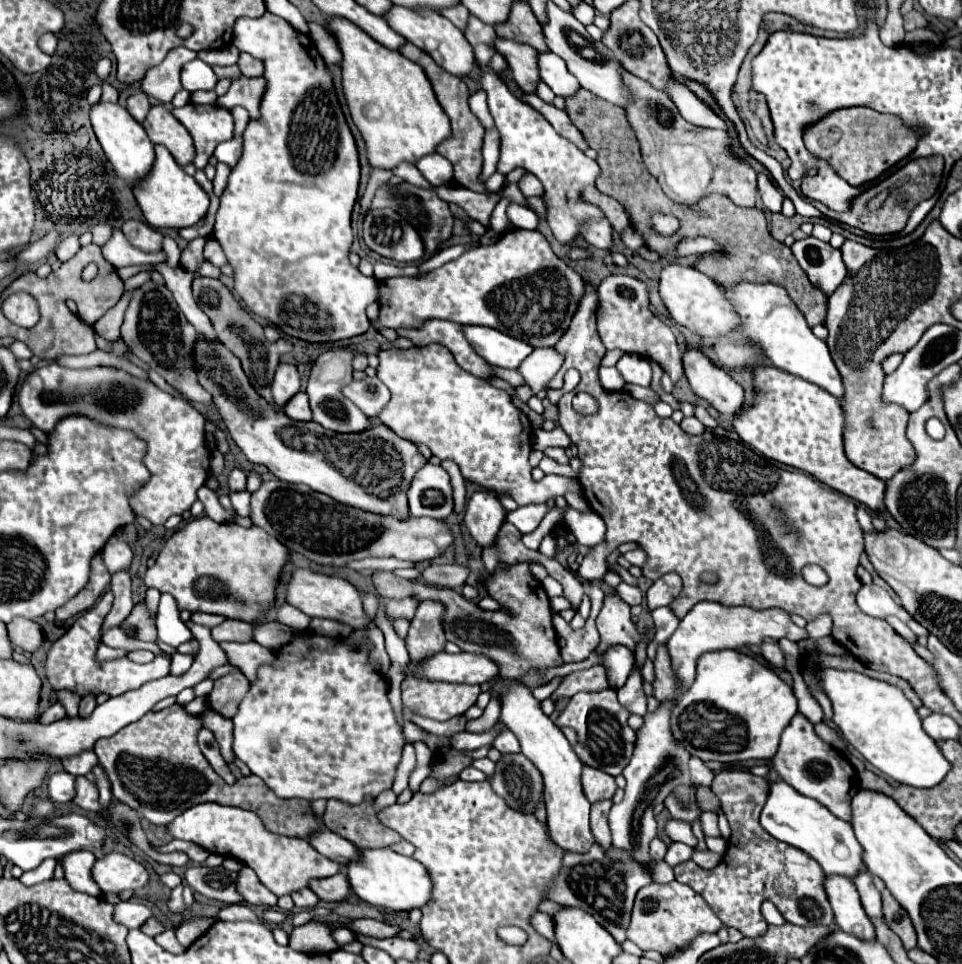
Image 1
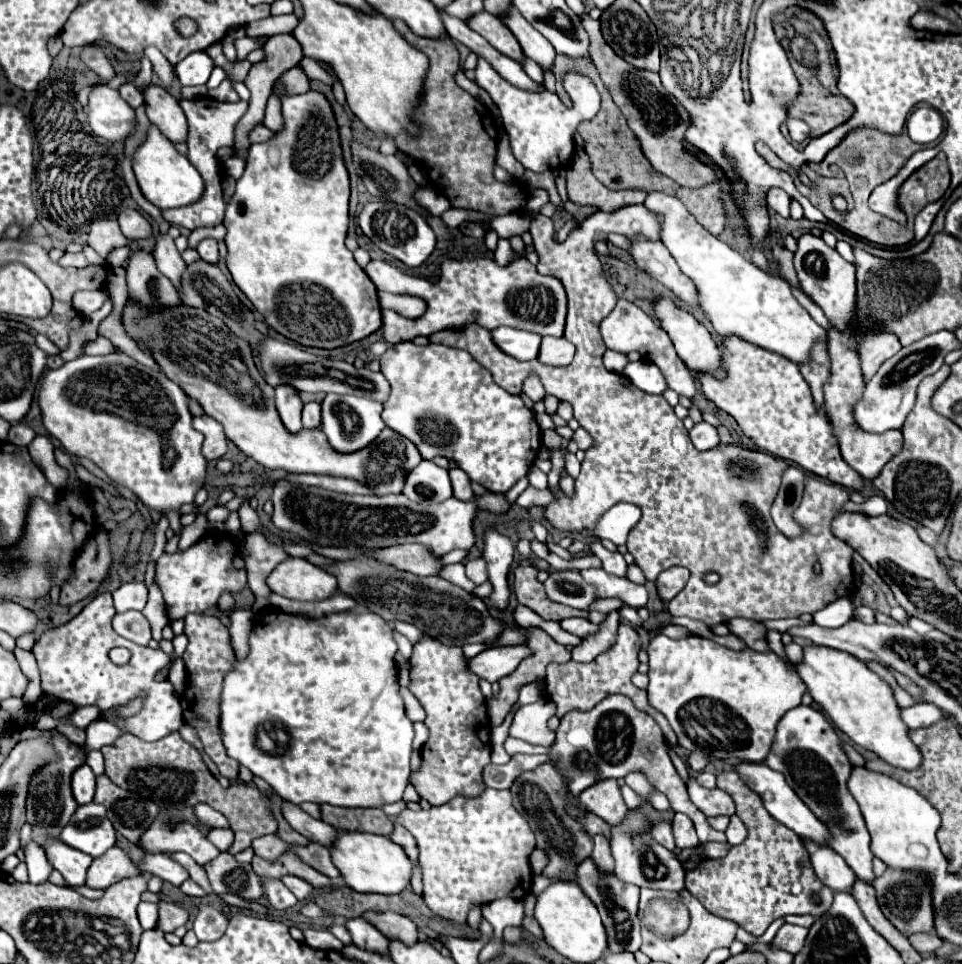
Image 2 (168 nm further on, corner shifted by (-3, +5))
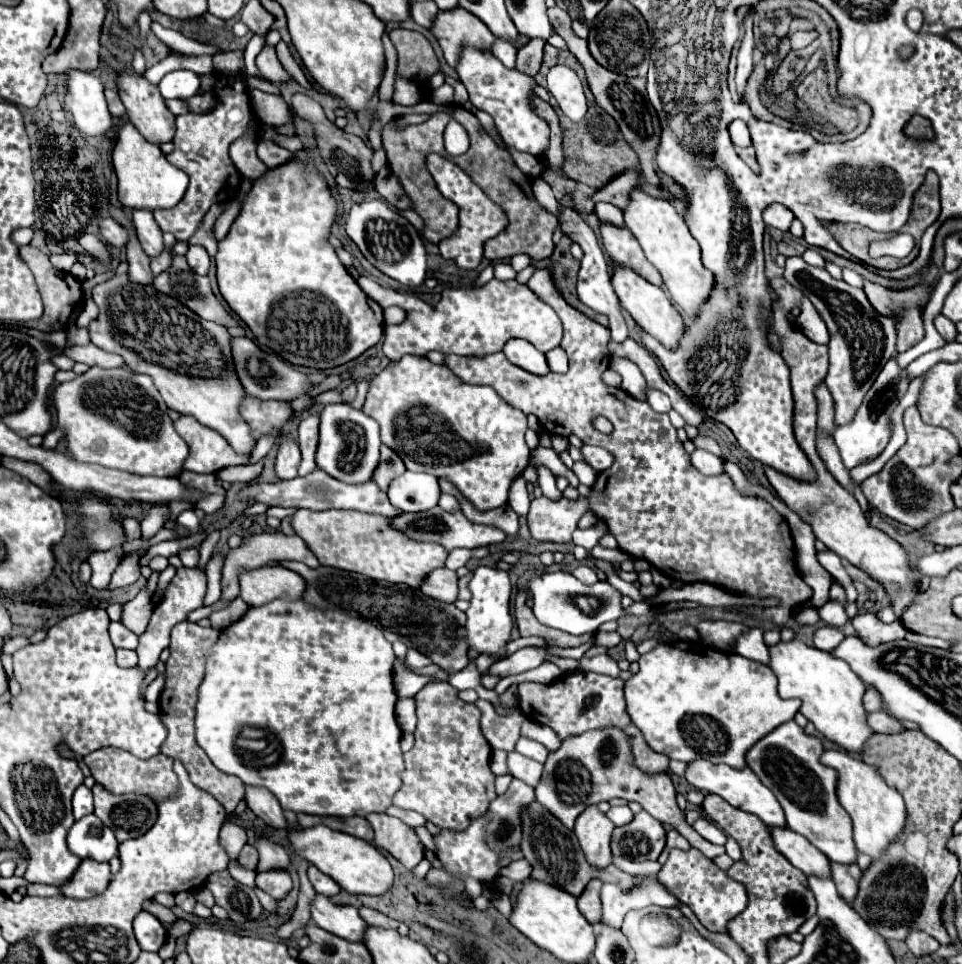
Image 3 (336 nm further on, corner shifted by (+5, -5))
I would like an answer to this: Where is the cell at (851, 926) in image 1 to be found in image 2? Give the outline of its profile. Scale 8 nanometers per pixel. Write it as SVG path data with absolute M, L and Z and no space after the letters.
M802 839L812 867L818 875L818 879L830 887L832 891L852 891L854 885L854 871L846 865L846 861L842 861L842 857L838 857L838 853L834 853L830 847L824 845L814 845L812 841Z

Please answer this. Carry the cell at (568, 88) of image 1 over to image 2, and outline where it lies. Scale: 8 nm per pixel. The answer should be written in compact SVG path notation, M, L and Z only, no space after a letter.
M510 5L510 9L506 13L502 13L500 21L504 25L508 25L508 29L514 33L514 37L518 39L526 57L534 59L544 69L552 69L552 63L556 57L554 47L518 13L518 9L514 5Z

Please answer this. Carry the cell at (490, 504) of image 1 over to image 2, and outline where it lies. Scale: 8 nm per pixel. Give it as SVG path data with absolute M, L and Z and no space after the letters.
M486 531L484 537L484 561L488 569L488 579L492 583L490 605L504 611L510 599L508 587L508 569L514 561L514 545L508 537L500 535L498 531Z

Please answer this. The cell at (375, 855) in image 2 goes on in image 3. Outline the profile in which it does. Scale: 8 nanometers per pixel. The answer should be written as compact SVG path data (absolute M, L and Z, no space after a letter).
M326 825L290 831L290 845L294 851L316 865L324 875L332 877L344 891L352 895L384 895L394 883L394 871L388 859L368 841L332 831Z

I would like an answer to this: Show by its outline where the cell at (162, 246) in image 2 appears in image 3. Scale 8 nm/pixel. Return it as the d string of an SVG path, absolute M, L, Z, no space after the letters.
M134 211L132 215L134 227L138 241L146 255L158 257L164 251L164 241L162 241L162 231L158 231L158 225L154 223L154 217L150 211Z

